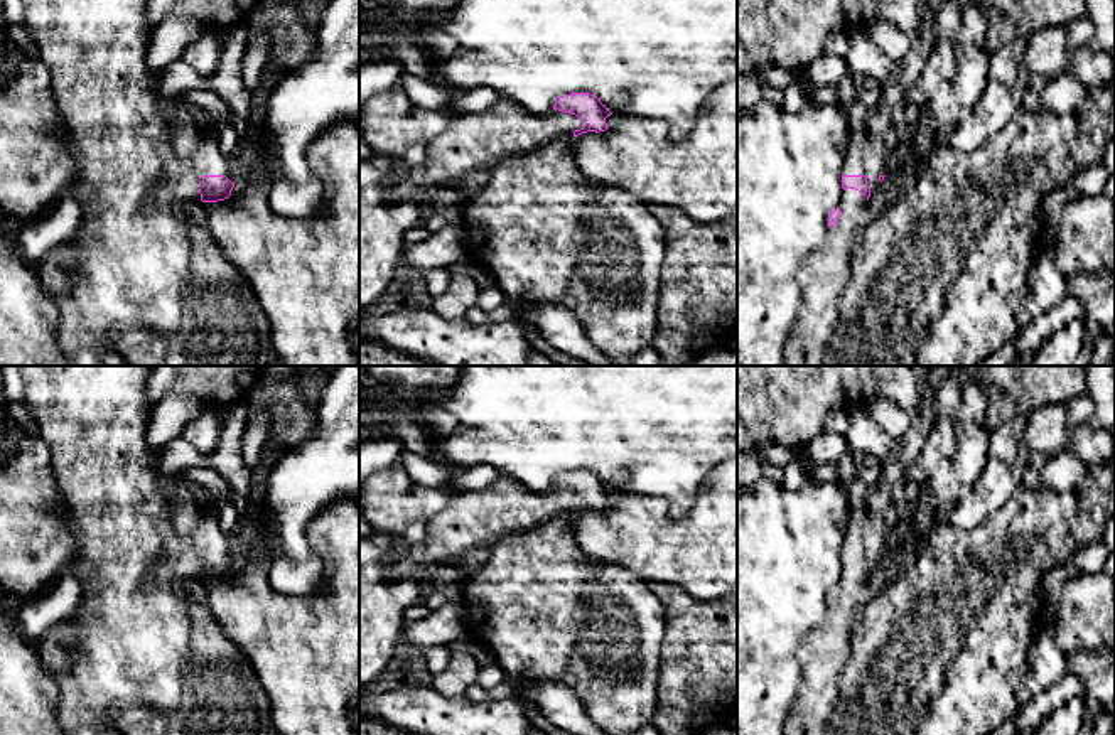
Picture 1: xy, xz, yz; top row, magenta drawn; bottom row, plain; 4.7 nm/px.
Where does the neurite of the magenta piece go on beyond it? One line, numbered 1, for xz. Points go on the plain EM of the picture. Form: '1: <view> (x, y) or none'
1: xz (469, 520)

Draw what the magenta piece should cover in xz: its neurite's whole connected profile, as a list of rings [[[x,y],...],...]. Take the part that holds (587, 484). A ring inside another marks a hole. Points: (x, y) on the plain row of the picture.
[[[590,470],[560,474],[548,492],[533,492],[508,475],[484,491],[454,492],[425,526],[427,566],[471,548],[489,550],[506,534],[528,533],[558,514],[606,509],[612,499]]]

